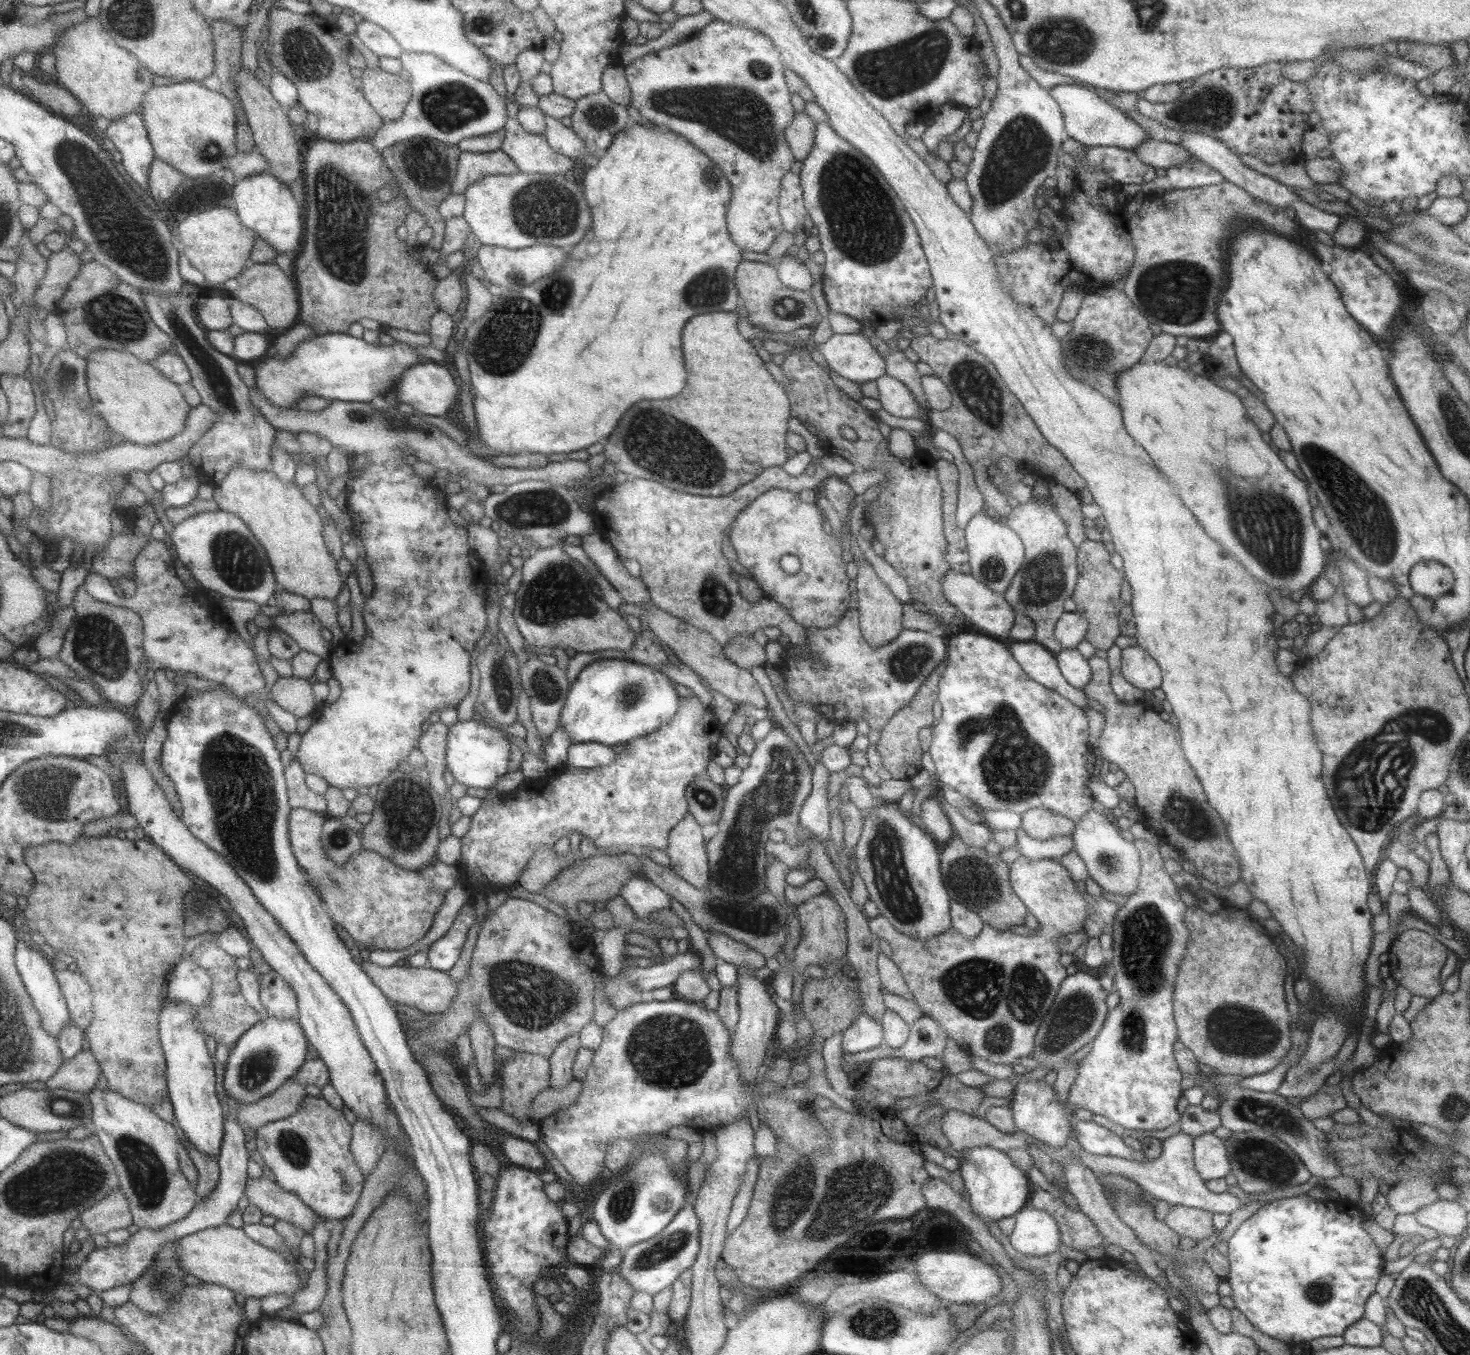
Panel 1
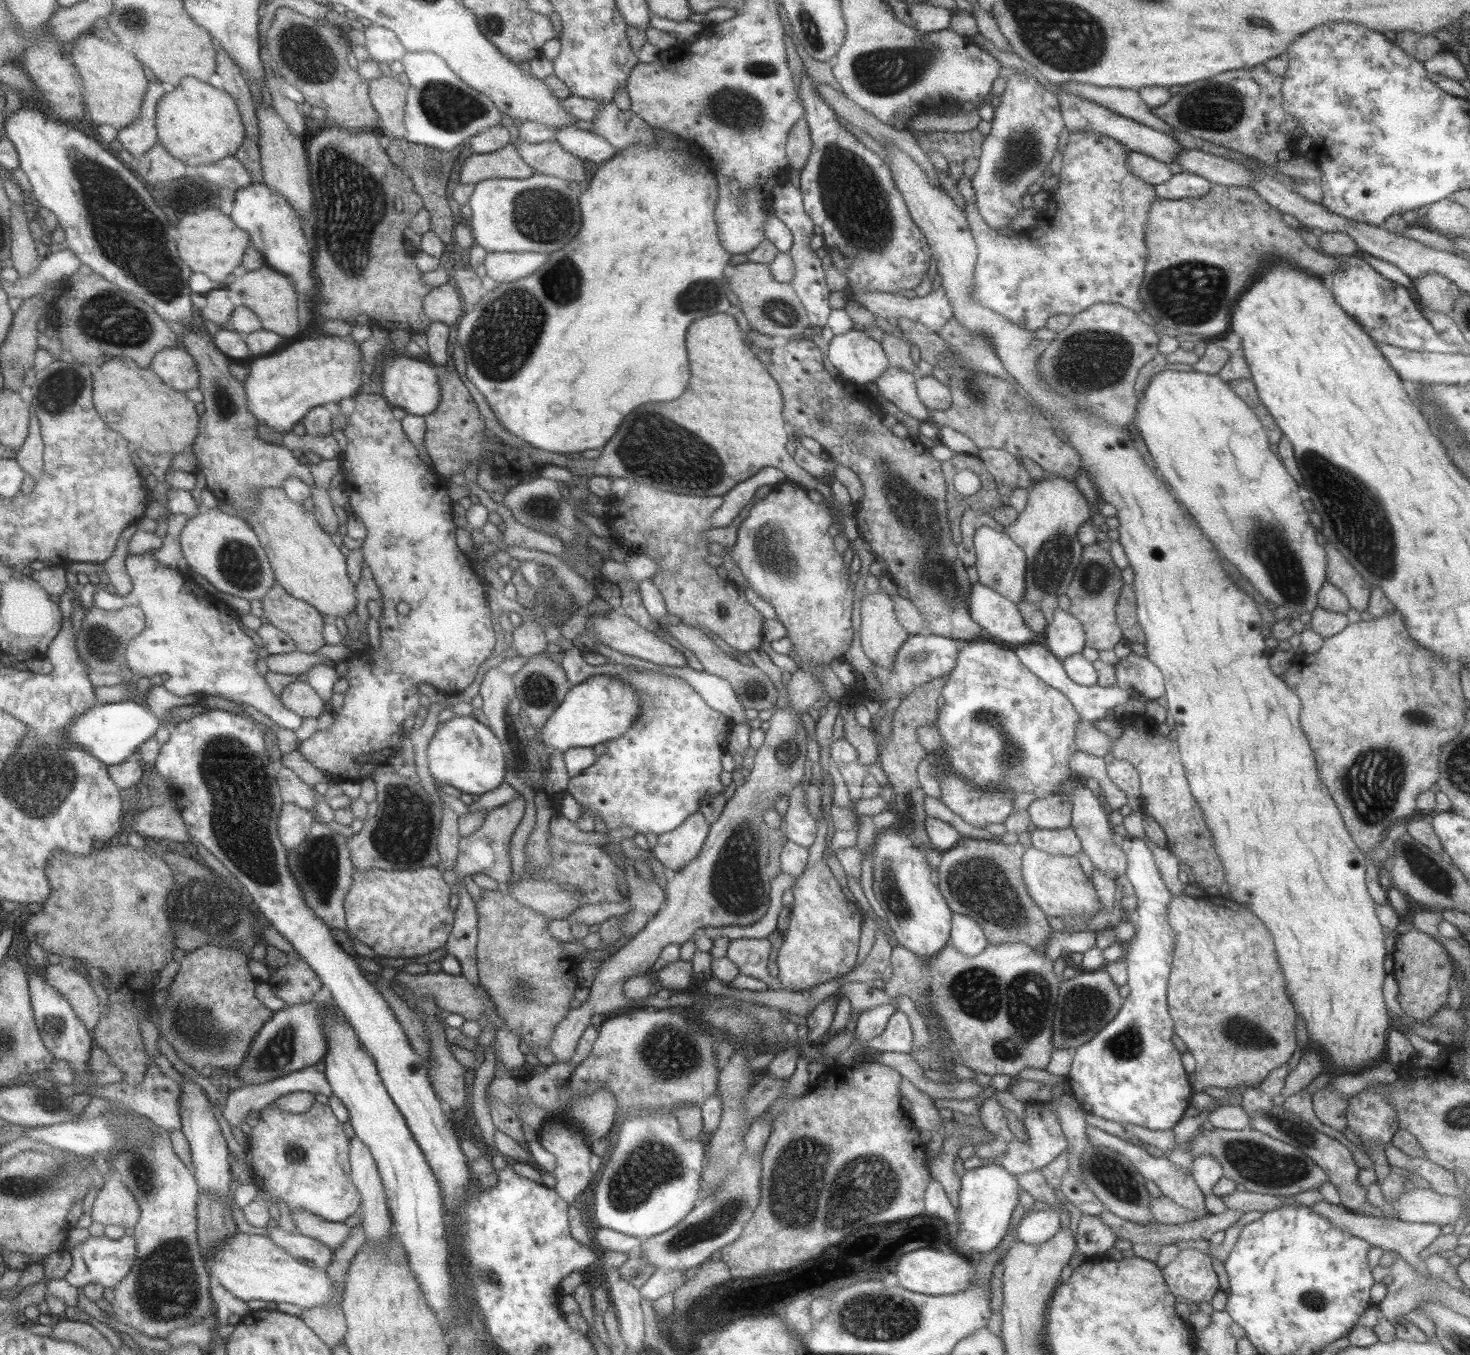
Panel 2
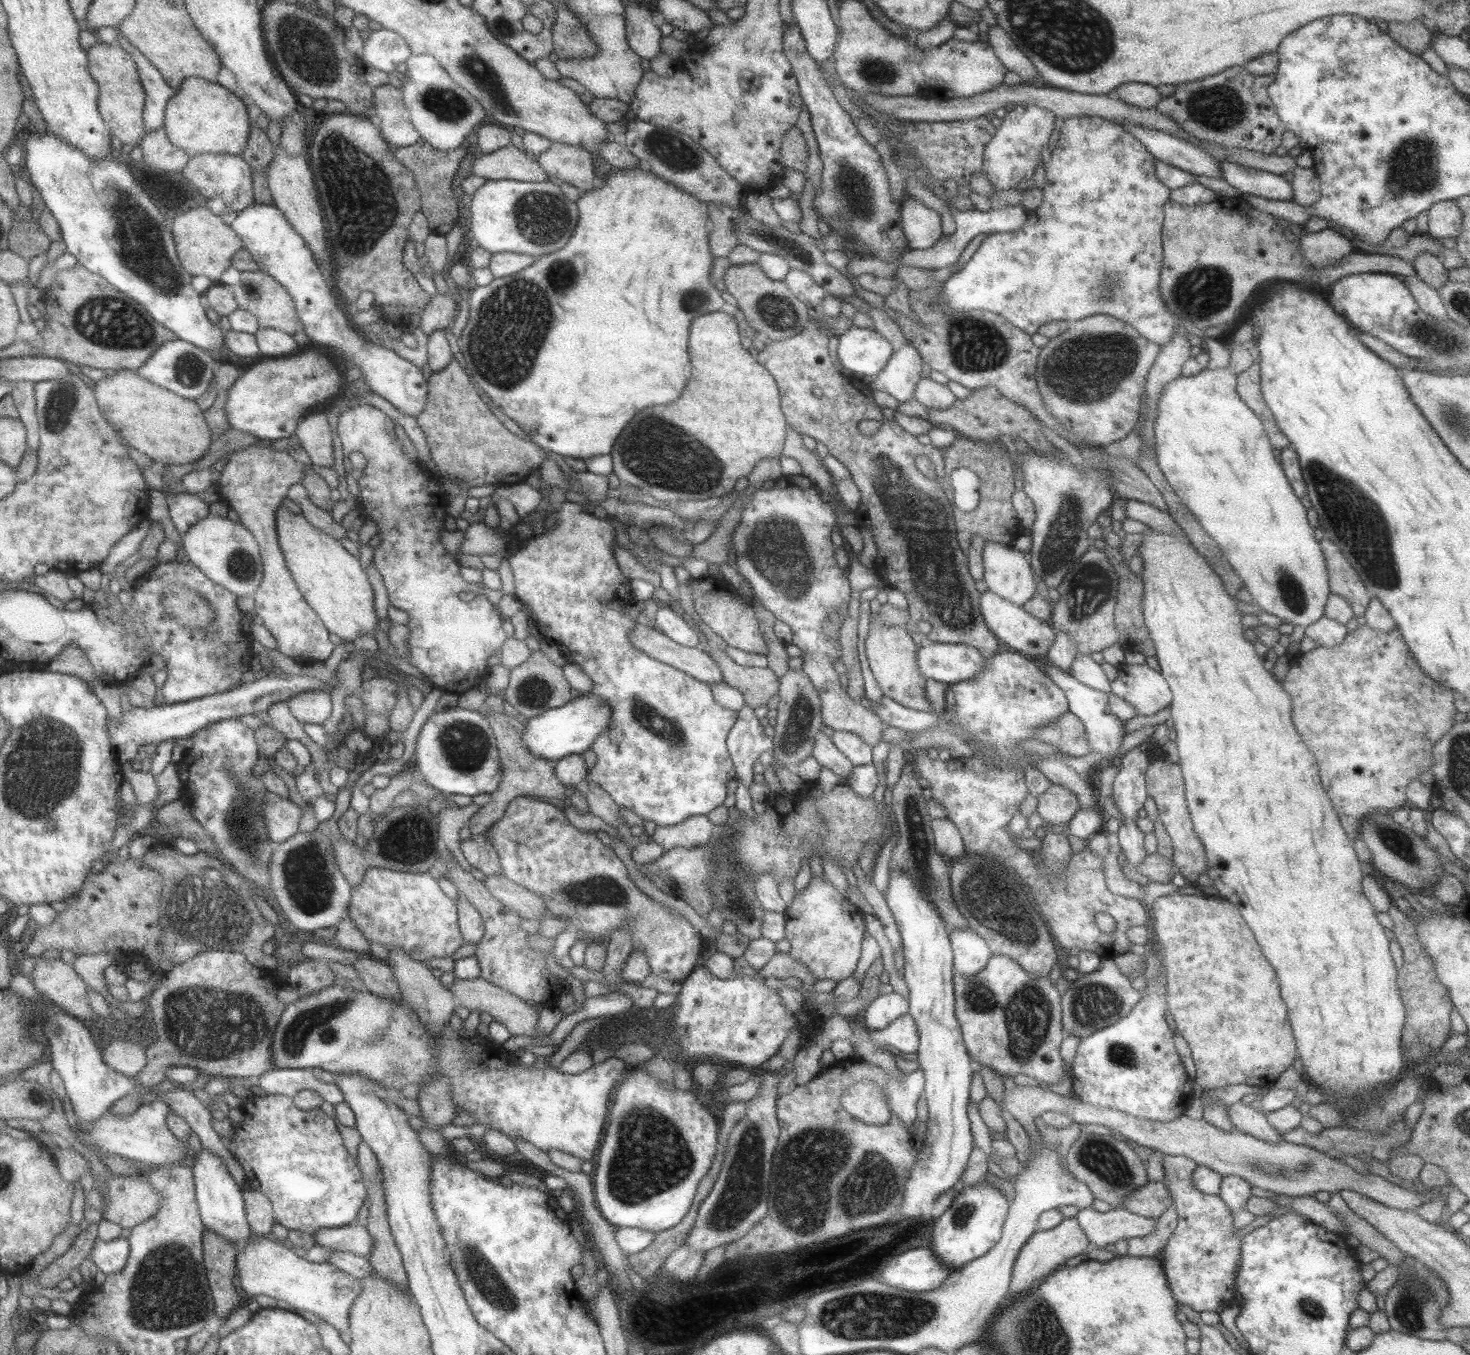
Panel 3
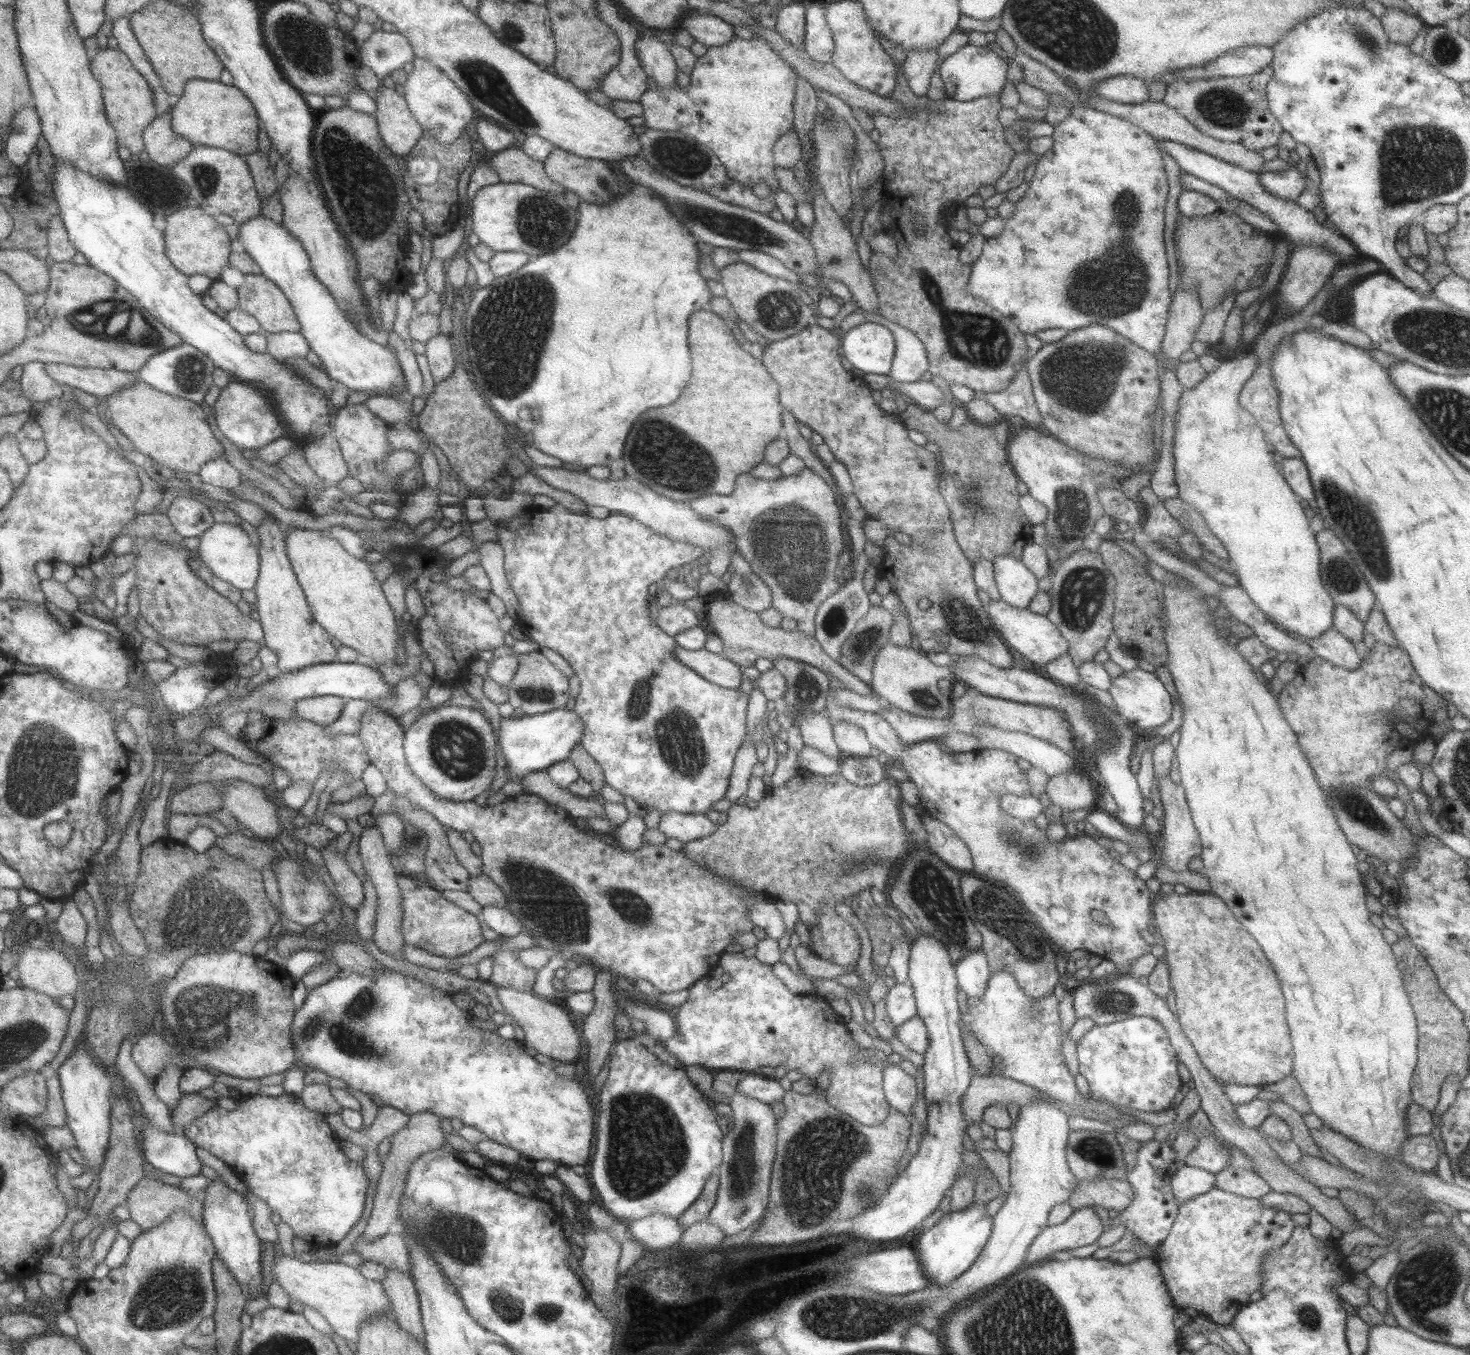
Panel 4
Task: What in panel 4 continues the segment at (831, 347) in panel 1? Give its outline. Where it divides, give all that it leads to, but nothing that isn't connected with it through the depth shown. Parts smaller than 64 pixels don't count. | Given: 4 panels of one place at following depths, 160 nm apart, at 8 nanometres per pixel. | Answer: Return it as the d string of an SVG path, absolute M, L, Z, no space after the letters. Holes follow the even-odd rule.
M867 319L848 330L840 339L841 352L852 368L863 374L887 376L894 355L894 338L891 331Z

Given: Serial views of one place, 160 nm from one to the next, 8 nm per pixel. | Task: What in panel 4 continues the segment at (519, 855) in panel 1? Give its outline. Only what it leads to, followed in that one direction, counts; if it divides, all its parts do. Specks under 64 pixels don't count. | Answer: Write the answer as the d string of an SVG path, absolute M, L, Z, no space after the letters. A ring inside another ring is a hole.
M558 503L547 508L546 512L537 512L533 516L526 516L525 512L520 516L512 517L509 521L501 520L493 523L497 533L495 542L504 549L505 578L521 605L521 612L515 623L521 628L523 634L537 643L539 648L551 649L563 657L577 676L580 689L572 710L579 716L583 725L583 734L579 743L602 768L604 781L621 796L631 798L645 810L655 809L660 813L673 811L681 814L704 814L714 802L725 796L735 753L741 746L741 742L745 740L745 709L748 696L744 696L737 689L718 687L701 678L695 671L683 666L673 657L673 648L677 645L674 637L663 633L657 626L657 622L649 620L651 596L647 594L647 586L651 583L657 584L670 568L679 568L681 564L701 561L706 559L707 554L700 546L685 541L677 542L667 535L657 534L649 525L641 524L623 514L611 513L607 518L599 520L587 514L571 513Z

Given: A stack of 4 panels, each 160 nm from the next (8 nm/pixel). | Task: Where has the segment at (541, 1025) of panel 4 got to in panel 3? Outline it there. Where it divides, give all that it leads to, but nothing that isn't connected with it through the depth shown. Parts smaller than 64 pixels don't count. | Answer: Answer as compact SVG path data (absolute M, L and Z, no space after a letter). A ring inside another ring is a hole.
M474 978L475 980L467 979L457 979L451 982L451 986L447 988L447 991L451 991L453 997L459 999L459 1003L462 1003L461 1006L467 1008L469 1011L475 1010L475 1012L487 1012L489 1016L492 1016L492 1020L499 1022L505 1026L508 1032L513 1036L529 1036L529 1038L543 1037L547 1035L541 1035L541 1033L536 1033L536 1022L539 1011L534 1010L529 1005L525 1004L525 1001L517 999L514 995L507 993L505 990L489 983L488 981L483 980L482 978Z

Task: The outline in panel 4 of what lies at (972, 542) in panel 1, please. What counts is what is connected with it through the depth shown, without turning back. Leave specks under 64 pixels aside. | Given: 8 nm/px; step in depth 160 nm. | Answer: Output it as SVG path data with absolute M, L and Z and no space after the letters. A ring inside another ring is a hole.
M997 555L992 560L994 581L1003 602L1026 609L1039 591L1035 575L1020 561L1009 555Z

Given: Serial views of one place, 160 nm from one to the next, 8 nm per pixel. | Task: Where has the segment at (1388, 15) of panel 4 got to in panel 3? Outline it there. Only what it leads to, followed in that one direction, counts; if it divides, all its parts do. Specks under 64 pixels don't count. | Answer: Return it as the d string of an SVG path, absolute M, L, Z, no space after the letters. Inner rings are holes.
M1421 21L1409 23L1387 23L1387 34L1399 46L1406 48L1410 53L1420 56L1432 44L1433 33L1427 30Z

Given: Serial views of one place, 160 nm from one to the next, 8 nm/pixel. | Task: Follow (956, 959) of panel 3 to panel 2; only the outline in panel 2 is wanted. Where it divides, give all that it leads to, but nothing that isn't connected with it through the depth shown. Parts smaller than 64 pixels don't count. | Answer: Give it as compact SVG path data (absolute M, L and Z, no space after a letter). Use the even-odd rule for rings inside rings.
M953 913L951 916L950 938L948 941L956 946L959 952L973 956L988 942L977 924L965 916Z

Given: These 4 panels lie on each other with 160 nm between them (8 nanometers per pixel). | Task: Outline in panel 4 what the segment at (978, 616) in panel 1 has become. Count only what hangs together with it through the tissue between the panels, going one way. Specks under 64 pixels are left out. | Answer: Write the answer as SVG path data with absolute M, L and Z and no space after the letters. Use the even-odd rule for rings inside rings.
M1001 599L989 601L985 606L986 613L993 623L998 636L1021 657L1024 657L1033 664L1041 665L1052 662L1055 658L1068 654L1067 641L1060 635L1057 627L1046 617L1046 615L1035 614L1027 609L1012 607Z

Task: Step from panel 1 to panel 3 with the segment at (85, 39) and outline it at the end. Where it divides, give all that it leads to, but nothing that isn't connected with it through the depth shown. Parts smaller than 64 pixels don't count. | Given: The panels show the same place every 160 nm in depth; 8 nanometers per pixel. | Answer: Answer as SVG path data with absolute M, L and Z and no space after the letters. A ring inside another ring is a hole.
M117 43L95 44L88 48L86 53L90 59L91 76L98 81L102 92L98 102L99 108L113 136L125 144L139 146L147 132L144 119L147 93L137 61L128 50Z

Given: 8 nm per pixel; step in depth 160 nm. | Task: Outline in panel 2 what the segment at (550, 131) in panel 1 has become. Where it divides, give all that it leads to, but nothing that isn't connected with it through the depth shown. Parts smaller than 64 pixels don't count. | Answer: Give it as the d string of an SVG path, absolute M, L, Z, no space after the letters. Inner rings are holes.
M573 125L559 127L553 133L553 138L565 152L580 158L582 161L589 160L589 162L602 163L619 151L600 136Z

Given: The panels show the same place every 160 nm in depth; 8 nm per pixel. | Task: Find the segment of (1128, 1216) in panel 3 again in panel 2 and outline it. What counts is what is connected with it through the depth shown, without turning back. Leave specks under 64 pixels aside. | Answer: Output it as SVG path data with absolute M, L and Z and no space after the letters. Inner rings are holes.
M1082 1214L1078 1220L1076 1247L1084 1256L1107 1253L1117 1239L1114 1232L1096 1216Z

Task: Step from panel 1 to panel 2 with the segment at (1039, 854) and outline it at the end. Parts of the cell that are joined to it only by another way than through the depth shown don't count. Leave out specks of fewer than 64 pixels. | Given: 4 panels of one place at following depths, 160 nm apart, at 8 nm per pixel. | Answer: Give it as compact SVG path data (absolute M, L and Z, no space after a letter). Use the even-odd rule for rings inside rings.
M1029 828L1031 847L1052 856L1071 856L1078 854L1080 842L1073 829Z

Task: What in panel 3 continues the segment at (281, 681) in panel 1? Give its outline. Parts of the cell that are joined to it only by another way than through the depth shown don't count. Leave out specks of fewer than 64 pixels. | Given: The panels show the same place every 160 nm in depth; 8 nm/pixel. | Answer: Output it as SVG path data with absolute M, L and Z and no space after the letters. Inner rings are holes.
M310 690L299 692L286 700L291 714L300 723L315 723L321 725L329 718L331 712L331 699L329 692L323 690Z

